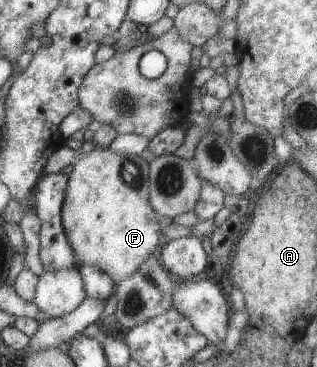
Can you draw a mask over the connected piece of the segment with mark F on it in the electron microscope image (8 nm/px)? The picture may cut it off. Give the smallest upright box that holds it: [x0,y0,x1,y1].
[60,146,163,282]

